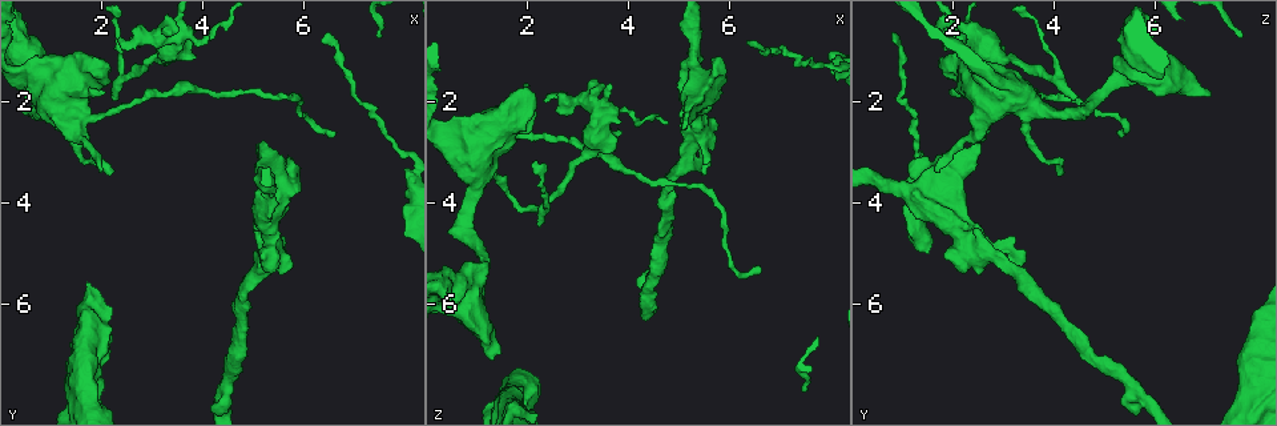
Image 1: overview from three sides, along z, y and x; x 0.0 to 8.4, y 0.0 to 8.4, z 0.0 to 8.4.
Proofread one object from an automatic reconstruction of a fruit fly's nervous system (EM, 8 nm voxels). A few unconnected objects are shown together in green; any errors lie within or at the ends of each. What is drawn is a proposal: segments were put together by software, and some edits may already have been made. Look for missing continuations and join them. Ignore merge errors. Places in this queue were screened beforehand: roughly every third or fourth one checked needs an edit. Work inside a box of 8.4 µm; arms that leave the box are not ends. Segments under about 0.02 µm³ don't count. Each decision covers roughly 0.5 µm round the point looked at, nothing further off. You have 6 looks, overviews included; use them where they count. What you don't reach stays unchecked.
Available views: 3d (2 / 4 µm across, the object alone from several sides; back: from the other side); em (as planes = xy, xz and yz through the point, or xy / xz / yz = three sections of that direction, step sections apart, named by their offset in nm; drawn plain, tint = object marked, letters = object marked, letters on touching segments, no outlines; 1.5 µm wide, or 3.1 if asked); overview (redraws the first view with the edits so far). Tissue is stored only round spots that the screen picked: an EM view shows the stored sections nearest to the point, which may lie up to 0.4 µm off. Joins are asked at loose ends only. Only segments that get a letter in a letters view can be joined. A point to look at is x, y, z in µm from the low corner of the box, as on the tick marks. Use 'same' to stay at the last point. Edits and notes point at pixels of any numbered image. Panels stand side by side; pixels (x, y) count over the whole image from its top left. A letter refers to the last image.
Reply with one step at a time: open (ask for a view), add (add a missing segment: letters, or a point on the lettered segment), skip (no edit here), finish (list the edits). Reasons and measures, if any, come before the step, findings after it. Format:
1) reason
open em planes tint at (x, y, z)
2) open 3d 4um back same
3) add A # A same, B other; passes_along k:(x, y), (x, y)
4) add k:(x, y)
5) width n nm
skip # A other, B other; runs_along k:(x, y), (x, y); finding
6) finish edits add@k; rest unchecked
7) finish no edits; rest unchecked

open em planes tint at (3.35, 0.60, 1.50)

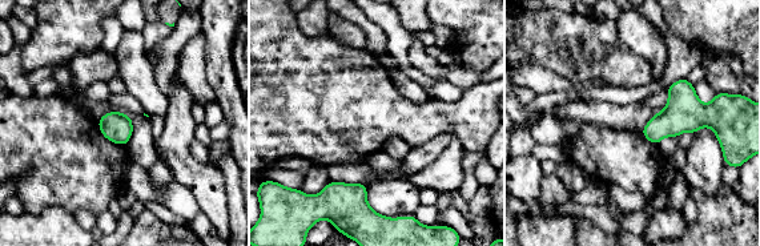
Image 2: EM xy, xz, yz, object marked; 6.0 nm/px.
open em planes letters same

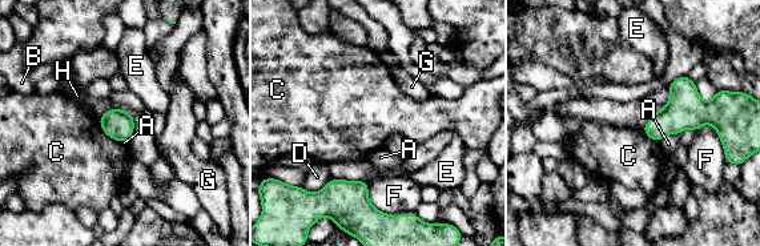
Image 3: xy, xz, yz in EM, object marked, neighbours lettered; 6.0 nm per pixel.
longest_contact E 220 nm
skip # A other, B other, C other, D other, E other, F other, G other, H other; border 3:(97, 120), (108, 136), (123, 142); none of them fits

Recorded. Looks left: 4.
tapers out
open 3d 2um at (2.20, 1.95, 4.40)

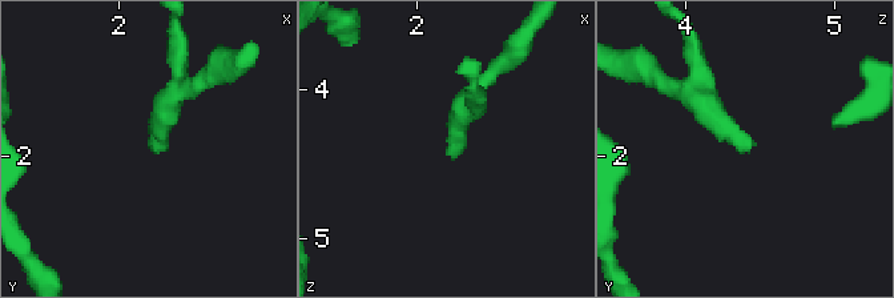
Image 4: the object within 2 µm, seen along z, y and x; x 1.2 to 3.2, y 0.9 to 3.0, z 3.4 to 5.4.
open em planes tint at (2.18, 1.94, 4.42)

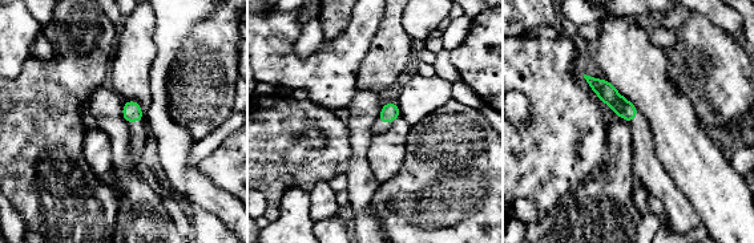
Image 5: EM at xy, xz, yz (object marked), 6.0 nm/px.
see the neighbours
open em planes letters same

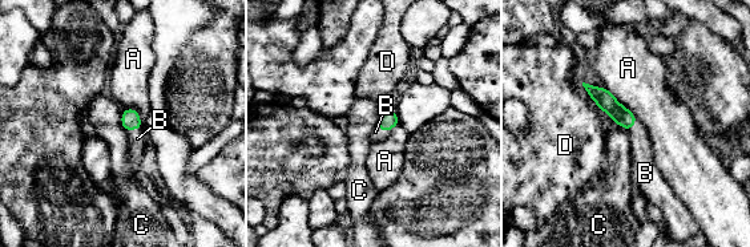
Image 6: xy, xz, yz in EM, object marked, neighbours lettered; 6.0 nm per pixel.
add B # A other, B same, C other, D other; passes_along 6:(130, 120), (134, 128), (137, 138); the cell continues

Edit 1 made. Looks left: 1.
finish edits add@6; rest unchecked

